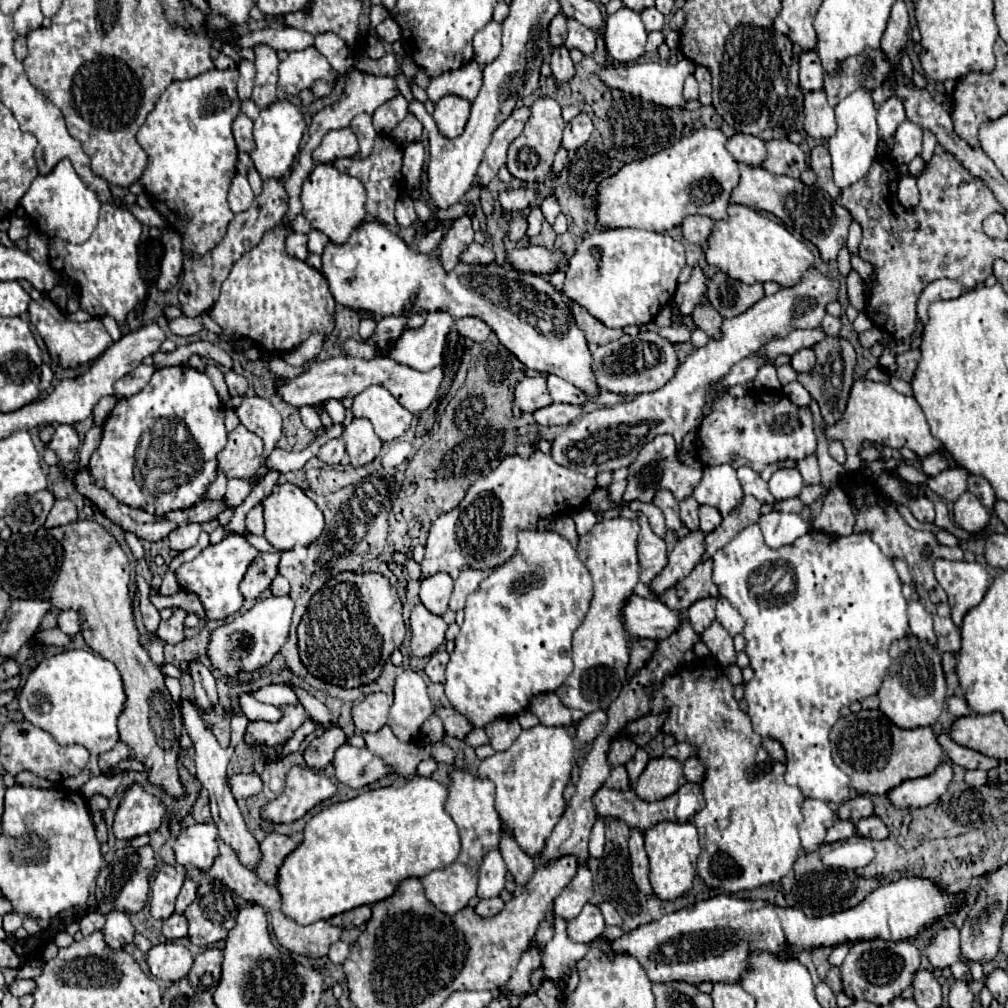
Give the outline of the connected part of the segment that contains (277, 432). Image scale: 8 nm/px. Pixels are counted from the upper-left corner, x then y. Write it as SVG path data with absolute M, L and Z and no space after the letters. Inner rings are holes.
M249 394L243 398L241 406L235 410L241 424L263 438L265 442L265 458L273 452L279 436L281 436L281 416L279 412L267 402L265 398L259 398L255 394Z

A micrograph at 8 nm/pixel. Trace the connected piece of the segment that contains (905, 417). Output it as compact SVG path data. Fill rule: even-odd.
M857 380L851 388L851 396L849 396L843 420L839 424L835 424L833 428L825 428L825 434L829 440L841 440L845 444L847 460L844 467L846 470L860 468L862 460L859 454L863 440L869 440L869 442L883 446L883 448L895 448L895 450L899 450L901 446L907 446L921 460L935 454L935 452L941 452L947 458L951 468L959 466L949 456L949 452L943 448L943 444L931 436L929 426L925 422L925 416L921 412L921 406L917 404L917 400L913 396L899 394L889 384L881 384L881 382Z

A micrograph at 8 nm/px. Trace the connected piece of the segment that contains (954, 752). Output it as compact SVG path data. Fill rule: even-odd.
M941 734L939 736L939 744L943 746L943 750L947 752L947 756L951 758L953 764L957 766L963 766L967 770L991 770L991 768L997 768L997 760L995 758L989 758L981 752L975 752L971 748L965 748L965 746L959 746L951 740L949 734Z

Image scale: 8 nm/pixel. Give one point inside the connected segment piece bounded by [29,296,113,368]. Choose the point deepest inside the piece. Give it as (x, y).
(72, 344)

